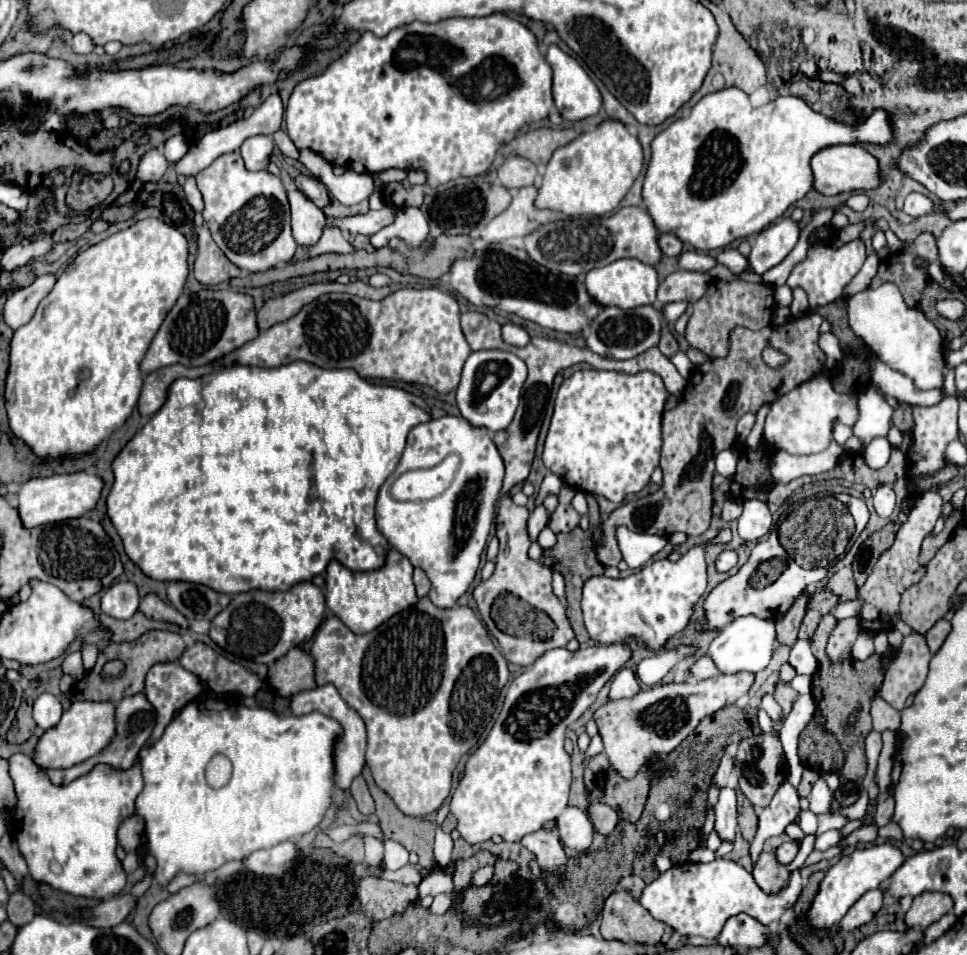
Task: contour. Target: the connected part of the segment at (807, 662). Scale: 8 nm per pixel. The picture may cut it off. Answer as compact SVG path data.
M798 640L798 642L794 644L788 662L796 668L798 674L808 674L808 676L812 676L812 674L816 672L816 668L818 668L818 662L816 662L816 658L814 658L812 652L810 652L810 642L808 642L808 640Z

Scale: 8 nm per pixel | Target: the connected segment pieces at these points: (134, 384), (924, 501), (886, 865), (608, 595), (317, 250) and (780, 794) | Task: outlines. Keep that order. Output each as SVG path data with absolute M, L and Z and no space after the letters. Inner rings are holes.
M144 218L136 224L132 224L130 228L120 230L120 232L112 234L110 238L90 246L88 250L80 252L74 258L72 266L68 266L62 272L62 276L58 278L52 292L40 302L34 318L14 332L14 338L12 338L12 344L10 344L10 370L8 370L8 378L6 378L6 412L8 412L12 432L20 440L24 440L34 450L34 454L38 454L40 458L46 458L46 456L58 458L62 454L90 452L102 440L106 440L106 436L110 436L116 428L120 428L126 422L126 418L132 414L132 410L138 402L142 380L144 380L138 366L140 366L154 334L158 332L162 320L166 318L170 308L176 304L178 296L182 294L186 278L188 278L188 240L178 228L166 224L160 218Z
M928 490L920 494L914 508L908 514L908 522L900 526L892 548L880 556L874 572L868 576L864 586L858 588L858 594L866 600L866 606L860 614L862 628L870 632L878 632L888 628L892 624L892 618L898 616L898 602L902 592L910 588L912 584L920 582L920 578L924 576L924 566L918 564L918 552L920 552L922 540L932 532L936 520L940 518L940 508L942 508L942 496L936 490Z
M874 844L874 846L866 846L866 848L856 848L850 854L844 854L834 866L830 866L826 870L826 876L822 878L820 888L806 914L808 924L816 930L836 926L844 918L844 914L850 910L850 906L864 892L884 884L902 862L904 862L904 856L900 854L900 850L896 850L890 844Z
M700 546L690 548L680 560L656 560L640 568L636 574L628 578L606 578L606 576L594 576L584 584L584 596L582 596L582 612L584 612L584 624L594 642L600 644L640 644L648 650L660 650L666 646L670 638L674 638L678 632L682 632L694 614L694 606L700 600L700 596L706 590L706 564L704 564L704 550Z
M326 226L318 244L314 244L310 248L310 256L320 256L320 254L326 254L326 252L348 254L348 252L354 252L354 246L342 236L342 232L336 226Z
M784 782L774 794L768 808L764 808L758 816L758 828L750 845L750 857L754 867L758 856L763 851L764 842L776 834L782 834L784 828L798 818L800 802L798 792L788 782Z

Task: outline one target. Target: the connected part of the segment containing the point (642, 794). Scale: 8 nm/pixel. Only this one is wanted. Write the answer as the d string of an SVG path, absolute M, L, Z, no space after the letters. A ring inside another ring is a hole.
M596 754L594 758L590 758L590 762L588 762L586 768L584 768L584 786L586 786L588 794L590 794L596 802L602 802L602 804L614 808L614 812L618 814L620 820L628 820L628 822L632 822L632 824L636 824L636 822L640 820L640 814L642 814L642 810L644 810L644 804L646 804L646 798L648 798L648 788L650 788L648 778L650 778L648 766L644 766L644 768L636 774L636 778L632 778L632 780L620 778L620 776L612 770L612 766L610 766L610 762L608 762L608 758L606 758L604 754Z

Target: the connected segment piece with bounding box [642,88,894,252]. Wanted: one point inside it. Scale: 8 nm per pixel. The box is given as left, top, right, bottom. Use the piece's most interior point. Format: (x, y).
(728, 170)

